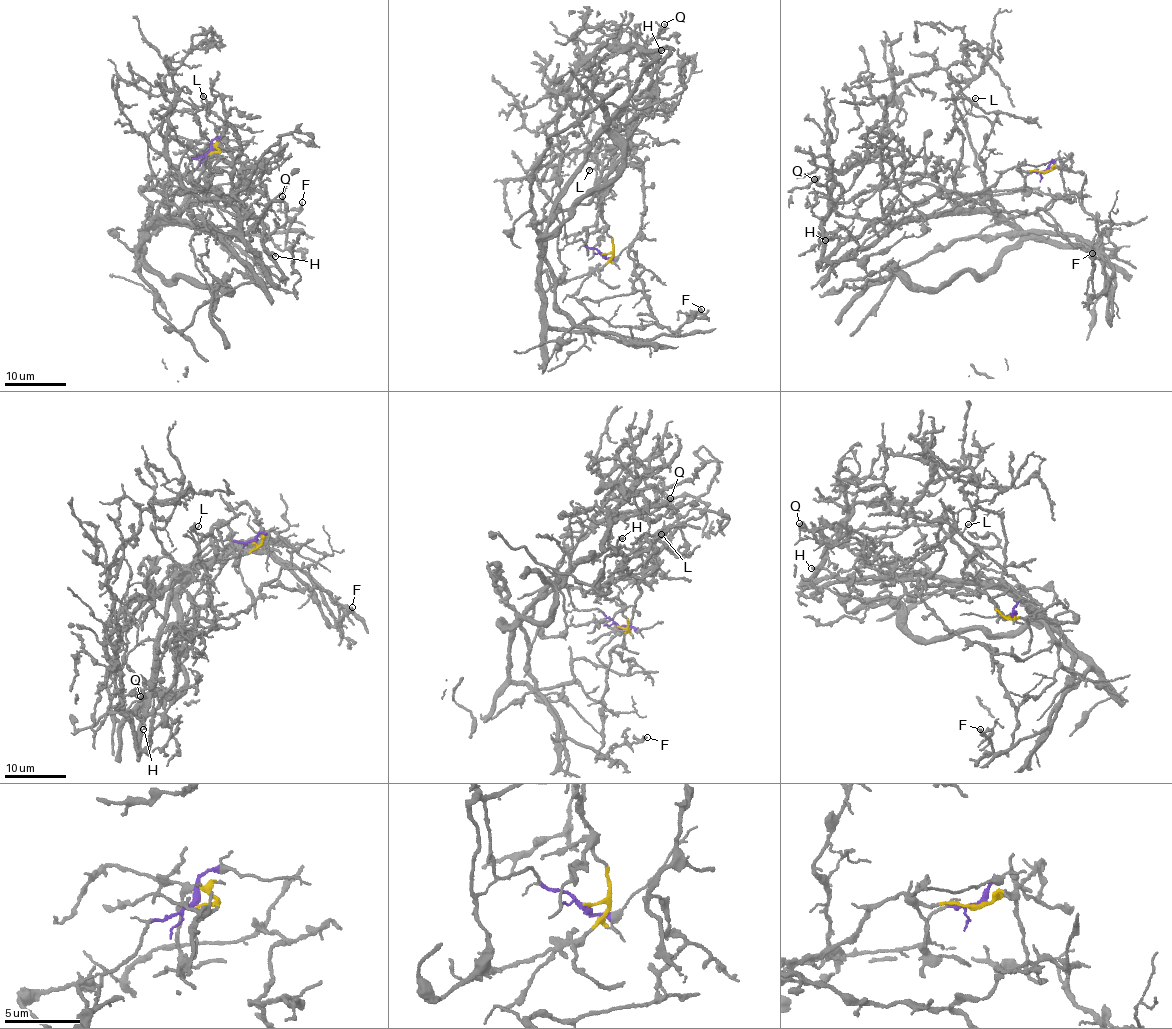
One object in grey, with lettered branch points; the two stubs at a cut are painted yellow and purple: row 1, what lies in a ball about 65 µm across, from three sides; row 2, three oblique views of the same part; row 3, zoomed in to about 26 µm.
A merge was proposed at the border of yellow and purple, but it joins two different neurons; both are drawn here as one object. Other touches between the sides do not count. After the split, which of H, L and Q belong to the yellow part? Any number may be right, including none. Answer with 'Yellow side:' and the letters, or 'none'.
Yellow side: H

